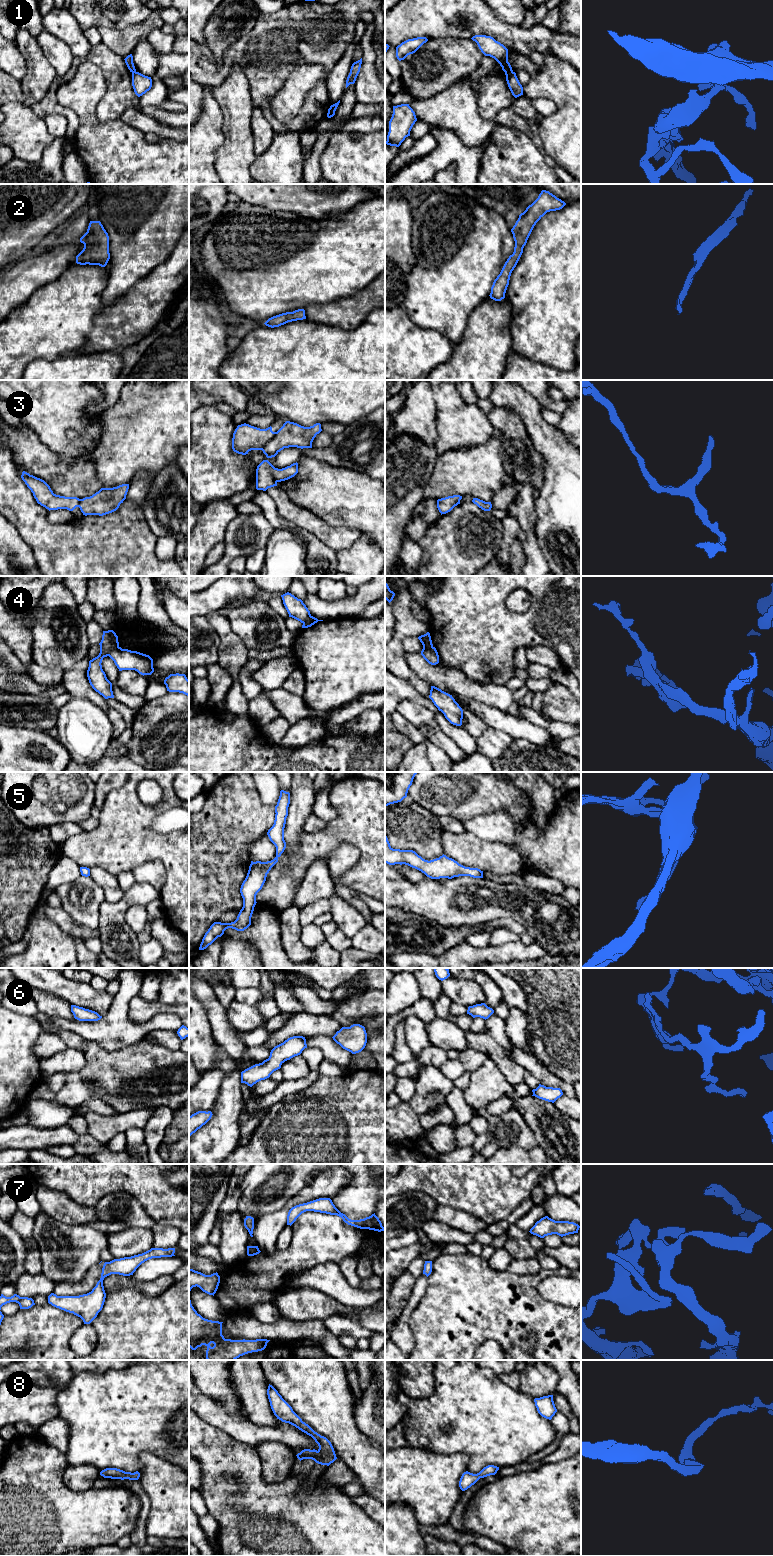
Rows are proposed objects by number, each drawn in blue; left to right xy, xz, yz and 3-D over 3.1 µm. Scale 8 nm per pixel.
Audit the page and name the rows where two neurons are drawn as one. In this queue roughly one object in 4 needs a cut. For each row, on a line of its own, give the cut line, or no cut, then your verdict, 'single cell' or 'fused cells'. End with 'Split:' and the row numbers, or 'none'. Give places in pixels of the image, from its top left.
1: cut in yz along (505, 71), (512, 72); fused cells
2: no cut; single cell
3: cut in xz along (276, 432), (261, 449); fused cells
4: cut in xy along (118, 645), (107, 655); fused cells
5: no cut; single cell
6: no cut; single cell
7: no cut; single cell
8: no cut; single cell
Split: 1, 3, 4

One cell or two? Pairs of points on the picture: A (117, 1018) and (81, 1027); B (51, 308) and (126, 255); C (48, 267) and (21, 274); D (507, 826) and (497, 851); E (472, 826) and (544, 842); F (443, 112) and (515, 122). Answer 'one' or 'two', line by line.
A: one
B: two
C: one
D: two
E: one
F: one

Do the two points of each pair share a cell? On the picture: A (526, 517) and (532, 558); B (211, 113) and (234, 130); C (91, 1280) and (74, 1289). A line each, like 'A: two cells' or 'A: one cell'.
A: one cell
B: two cells
C: one cell

